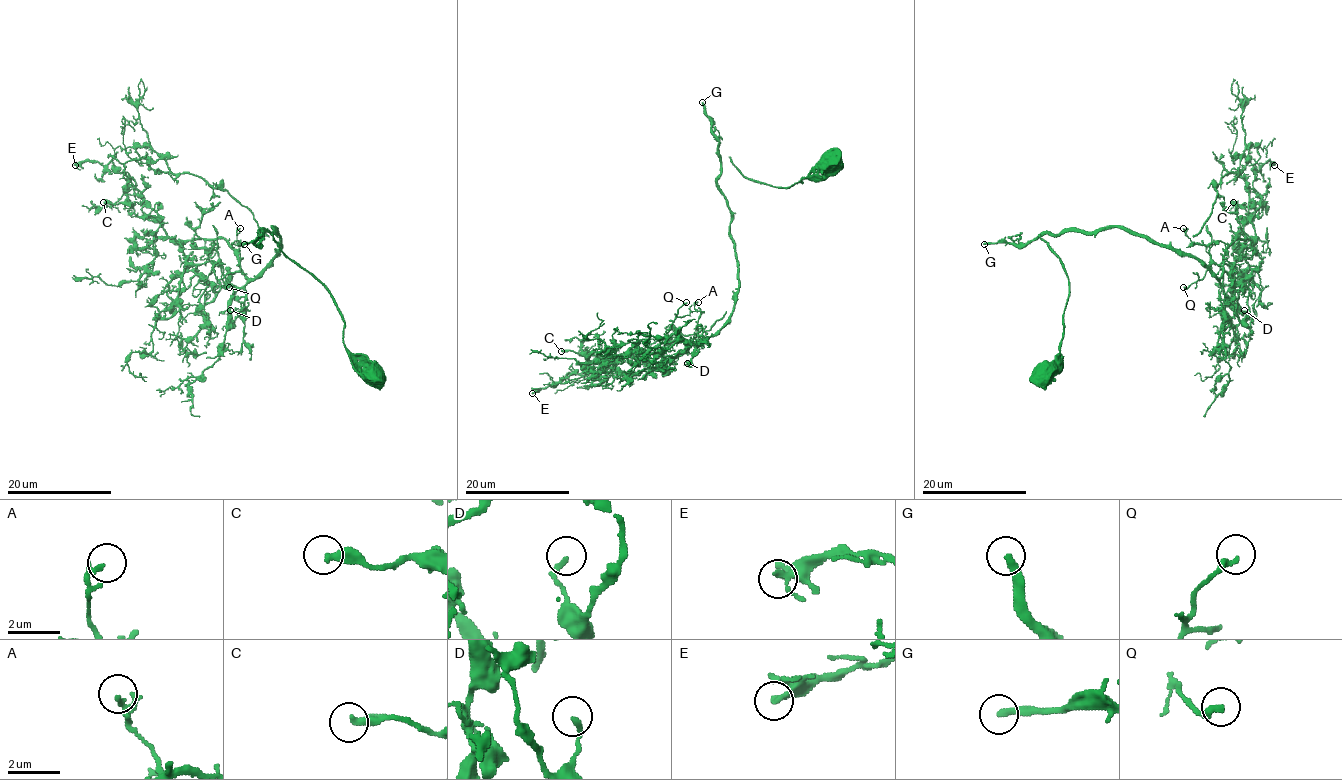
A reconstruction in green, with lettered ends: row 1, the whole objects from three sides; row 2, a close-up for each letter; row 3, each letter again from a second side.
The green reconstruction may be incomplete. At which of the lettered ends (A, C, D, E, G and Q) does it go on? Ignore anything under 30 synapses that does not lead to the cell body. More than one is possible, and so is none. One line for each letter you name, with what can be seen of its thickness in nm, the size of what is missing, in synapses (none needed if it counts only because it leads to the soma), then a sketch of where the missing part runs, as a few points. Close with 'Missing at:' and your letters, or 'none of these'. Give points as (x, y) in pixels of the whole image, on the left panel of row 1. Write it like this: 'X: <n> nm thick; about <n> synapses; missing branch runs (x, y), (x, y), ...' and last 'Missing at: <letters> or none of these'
G: 280 nm thick; about 850 synapses
Missing at: G

